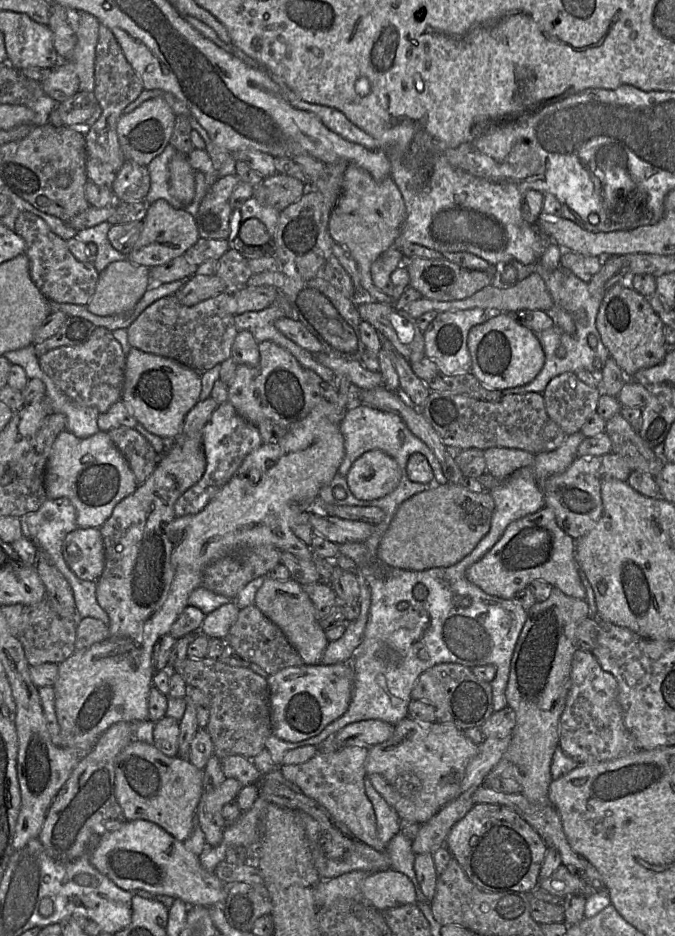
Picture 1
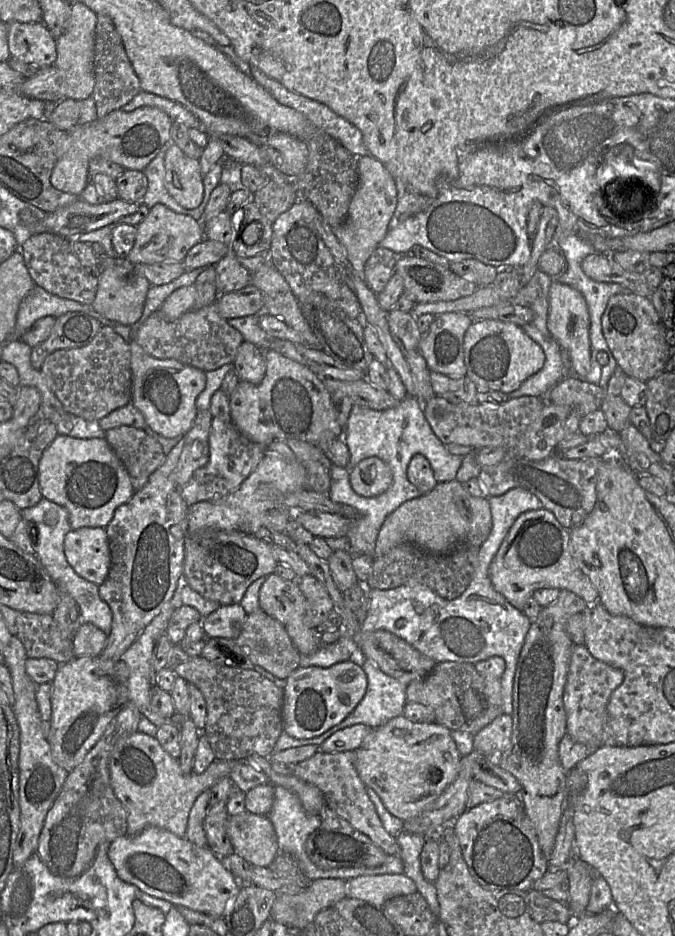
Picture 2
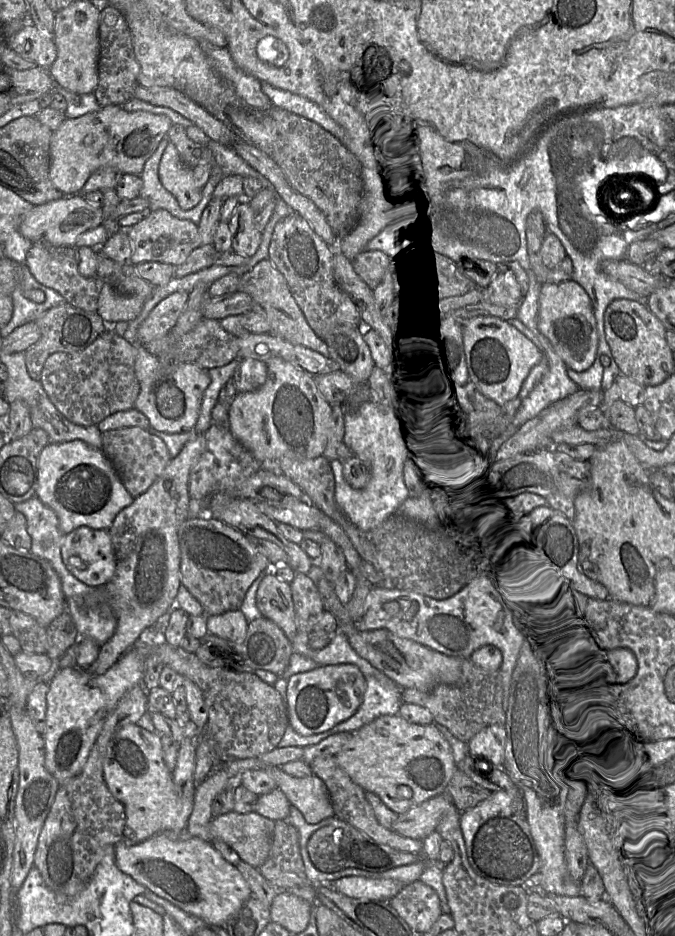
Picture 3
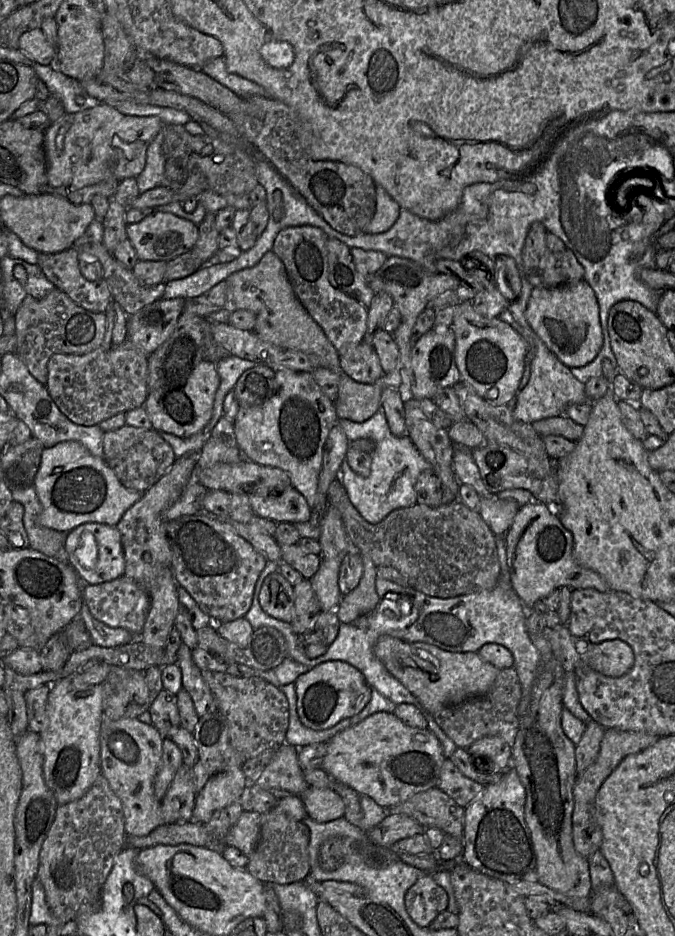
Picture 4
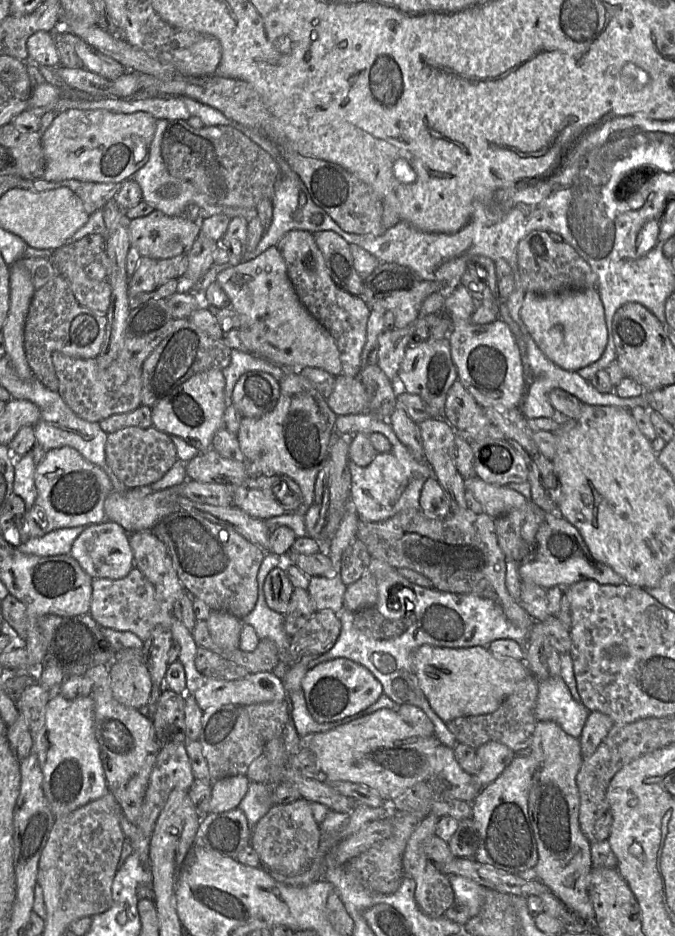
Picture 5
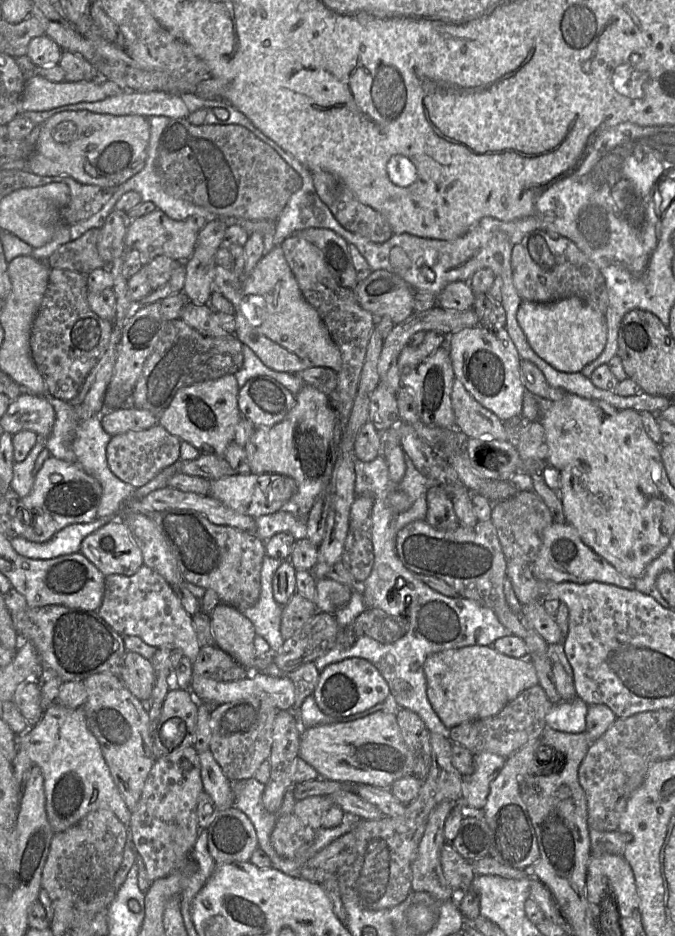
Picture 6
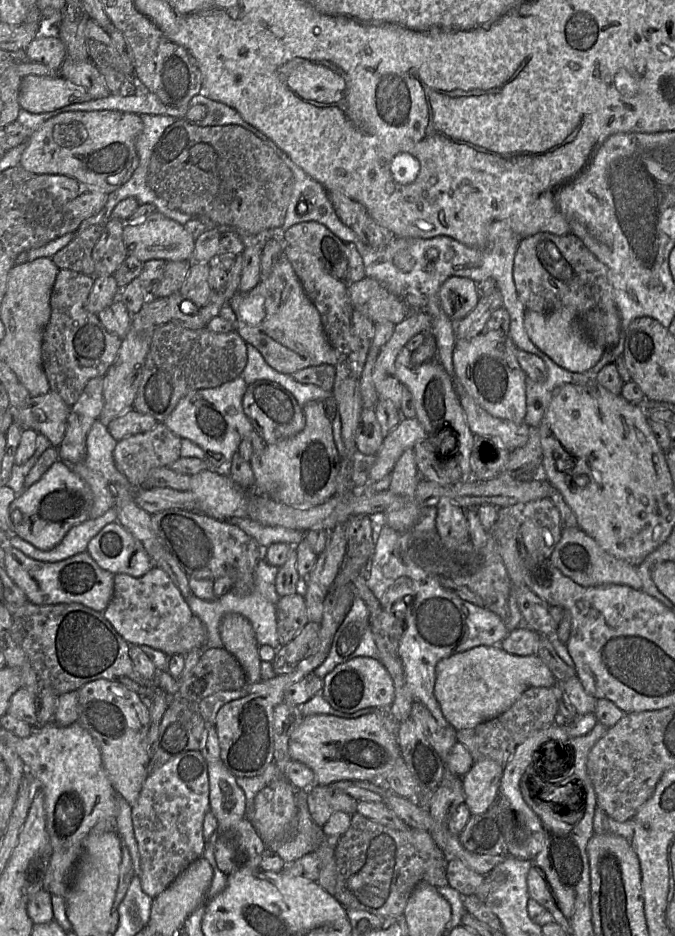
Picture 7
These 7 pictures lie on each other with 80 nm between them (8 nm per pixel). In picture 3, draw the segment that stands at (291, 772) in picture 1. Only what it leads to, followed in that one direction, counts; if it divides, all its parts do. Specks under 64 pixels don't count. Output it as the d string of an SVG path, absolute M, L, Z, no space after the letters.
M335 756L318 757L309 765L313 775L320 778L326 784L335 816L381 844L387 845L398 851L422 855L422 840L404 837L379 823L372 806L366 799L366 791L352 781L349 775L339 766Z

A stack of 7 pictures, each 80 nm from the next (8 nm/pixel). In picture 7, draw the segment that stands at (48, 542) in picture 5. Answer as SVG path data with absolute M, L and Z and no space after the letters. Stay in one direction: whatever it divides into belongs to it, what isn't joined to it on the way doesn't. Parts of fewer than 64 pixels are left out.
M114 508L96 519L88 519L72 527L54 548L43 551L22 538L11 535L10 546L23 552L28 557L48 563L55 563L72 557L87 550L88 543L107 524L117 521L117 512Z

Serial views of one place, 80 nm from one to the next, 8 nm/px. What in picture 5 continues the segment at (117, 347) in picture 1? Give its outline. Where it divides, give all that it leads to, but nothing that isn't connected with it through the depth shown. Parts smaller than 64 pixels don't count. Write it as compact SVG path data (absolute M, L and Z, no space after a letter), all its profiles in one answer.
M54 353L52 363L59 381L57 393L78 417L86 421L100 422L142 405L142 366L117 358L107 368L101 369L95 358L81 359L62 353Z

